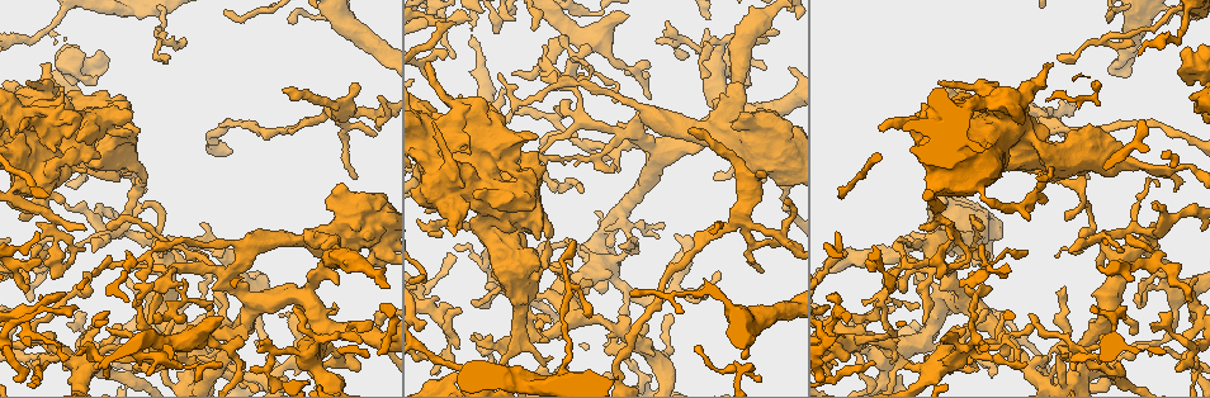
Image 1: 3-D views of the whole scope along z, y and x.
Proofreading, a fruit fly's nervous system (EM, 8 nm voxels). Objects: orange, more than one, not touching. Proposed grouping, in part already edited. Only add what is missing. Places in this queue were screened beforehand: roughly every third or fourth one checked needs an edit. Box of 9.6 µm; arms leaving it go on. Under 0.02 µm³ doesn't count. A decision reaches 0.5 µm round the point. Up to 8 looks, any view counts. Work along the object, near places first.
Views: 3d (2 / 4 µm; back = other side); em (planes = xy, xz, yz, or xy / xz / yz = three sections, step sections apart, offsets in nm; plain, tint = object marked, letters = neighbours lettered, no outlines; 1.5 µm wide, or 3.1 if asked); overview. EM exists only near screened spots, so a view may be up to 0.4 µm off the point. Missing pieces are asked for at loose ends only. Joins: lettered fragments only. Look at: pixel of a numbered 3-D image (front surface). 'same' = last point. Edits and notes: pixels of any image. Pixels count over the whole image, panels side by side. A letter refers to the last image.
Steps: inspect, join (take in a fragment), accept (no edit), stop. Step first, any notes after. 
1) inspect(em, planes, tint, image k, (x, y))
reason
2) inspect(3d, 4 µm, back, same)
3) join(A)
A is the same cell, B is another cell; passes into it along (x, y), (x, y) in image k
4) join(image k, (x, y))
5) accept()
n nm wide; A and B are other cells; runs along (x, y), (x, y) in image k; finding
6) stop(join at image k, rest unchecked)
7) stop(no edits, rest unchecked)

inspect(em, xy, step 8, letters, image 1, (919, 227))

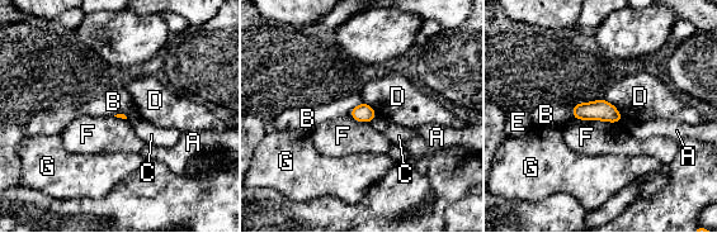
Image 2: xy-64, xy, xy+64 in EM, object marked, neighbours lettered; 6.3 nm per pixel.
accept()
A, B, C, D, E, F and G are other cells; border along (362, 100), (348, 115) in image 2; none of them fits

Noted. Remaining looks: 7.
inspect(3d, 2 µm, image 1, (1025, 250))
branch stops here

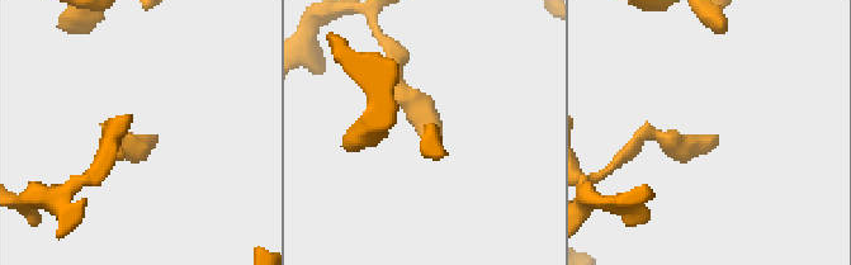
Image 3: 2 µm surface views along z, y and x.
inspect(em, 3.1 µm, xy, step 8, letters, image 3, (153, 136))

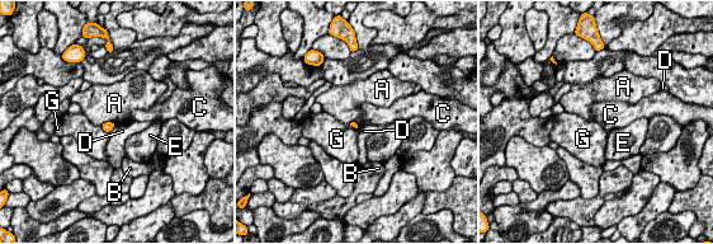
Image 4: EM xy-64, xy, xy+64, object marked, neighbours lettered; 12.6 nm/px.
inspect(em, 3.1 µm, planes, letters, same)
cut it another way

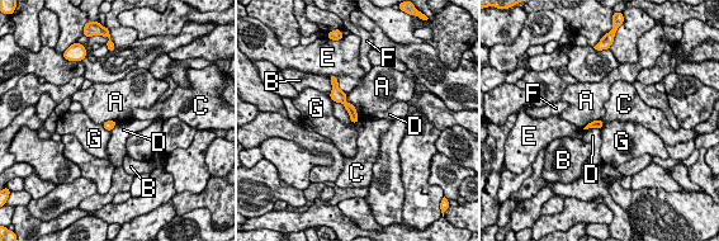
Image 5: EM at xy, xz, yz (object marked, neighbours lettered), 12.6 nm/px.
accept()
100 nm wide; A touches over 360 nm; A, B, C, D, E, F and G are other cells; none of them fits

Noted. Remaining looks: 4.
inspect(em, planes, tint, image 1, (1118, 365))
free end

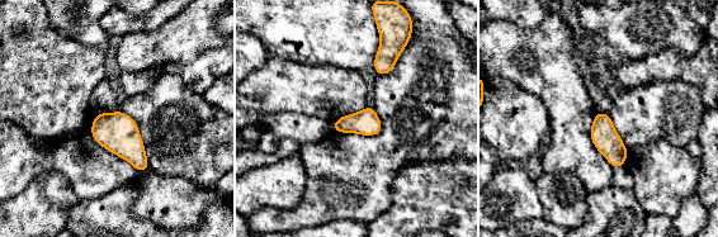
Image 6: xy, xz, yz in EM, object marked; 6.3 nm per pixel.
inspect(em, planes, letters, same)
what lies round it

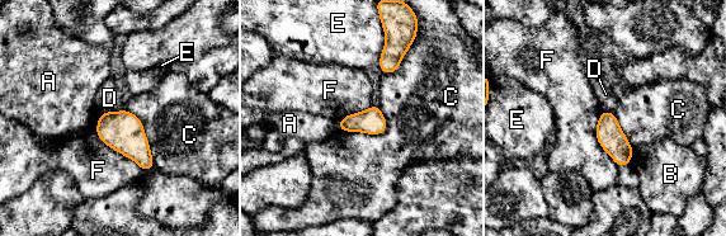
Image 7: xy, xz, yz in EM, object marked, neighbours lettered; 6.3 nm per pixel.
accept()
F touches over 460 nm; A, B, C, D, E and F are other cells; border along (103, 112), (97, 136), (144, 170) in image 7; no lettered fragment goes on from it

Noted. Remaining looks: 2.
inspect(3d, 2 µm, image 1, (764, 270))
tapers out

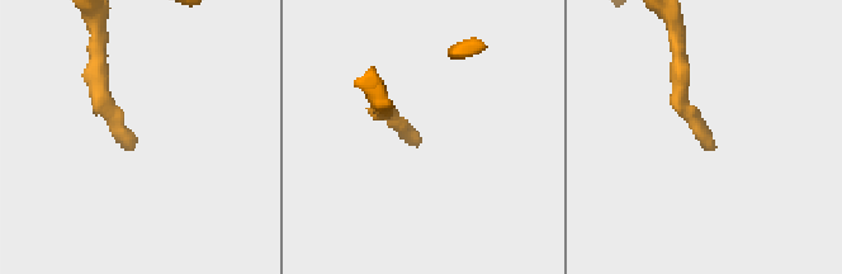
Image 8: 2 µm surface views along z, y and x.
inspect(em, planes, letters, image 8, (134, 146))
now the EM

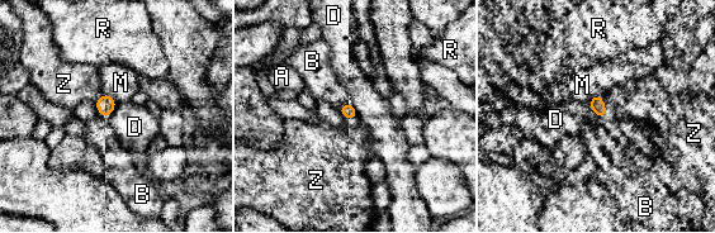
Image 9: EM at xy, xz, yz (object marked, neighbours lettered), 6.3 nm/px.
accept()
D touches over 140 nm; A, B, D, M, R and Z are other cells; border along (587, 103), (595, 114), (602, 117) in image 9; no lettered fragment goes on from it

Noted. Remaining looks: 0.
stop(no edits, rest unchecked)

